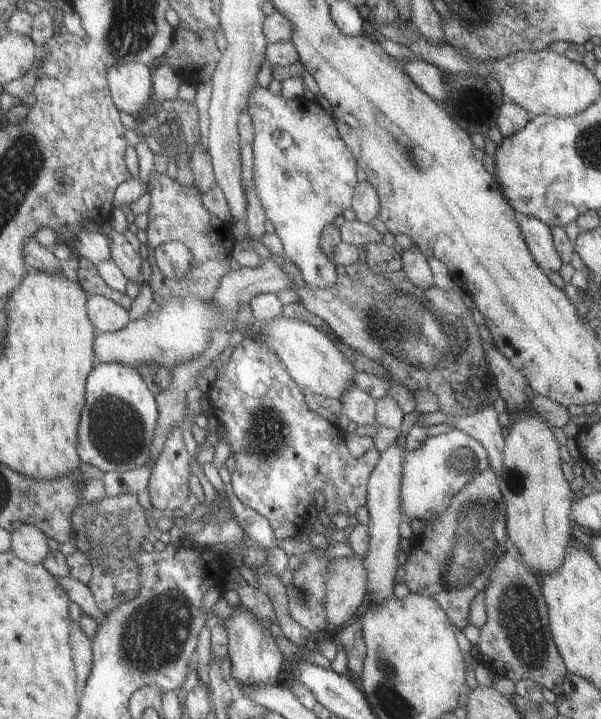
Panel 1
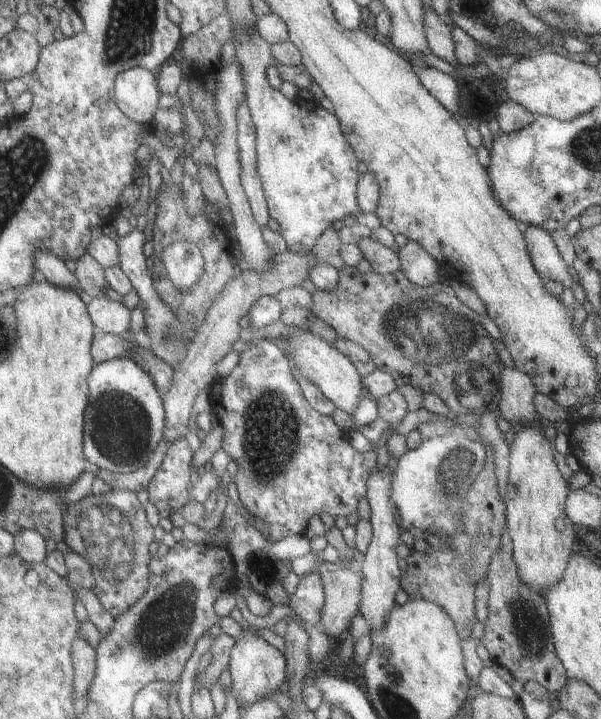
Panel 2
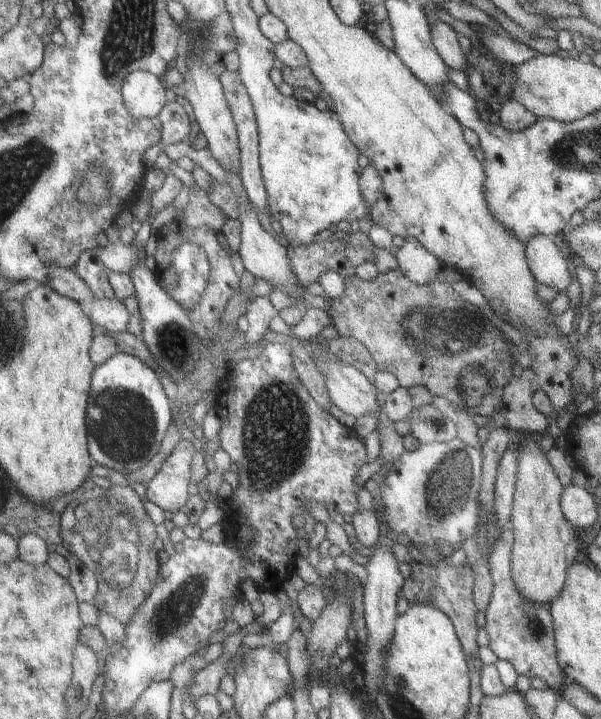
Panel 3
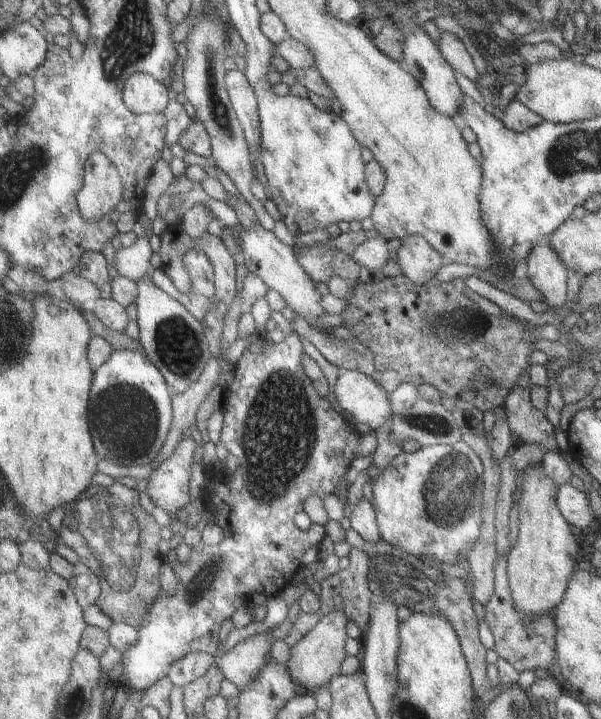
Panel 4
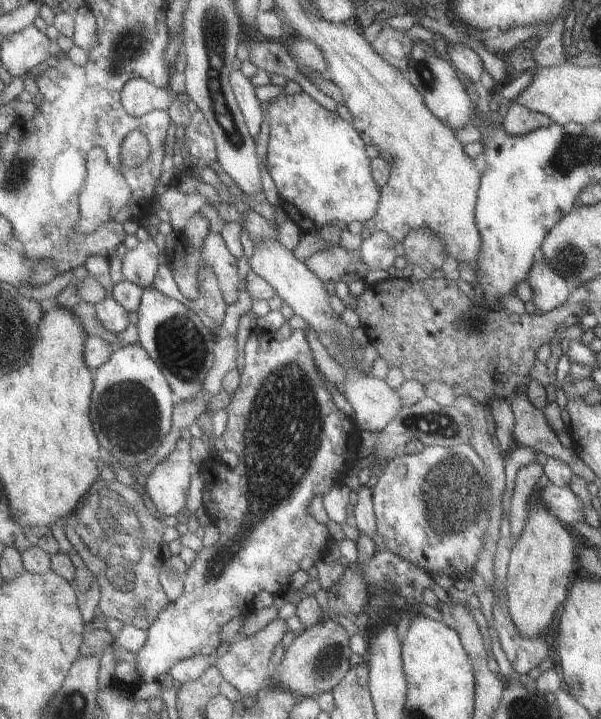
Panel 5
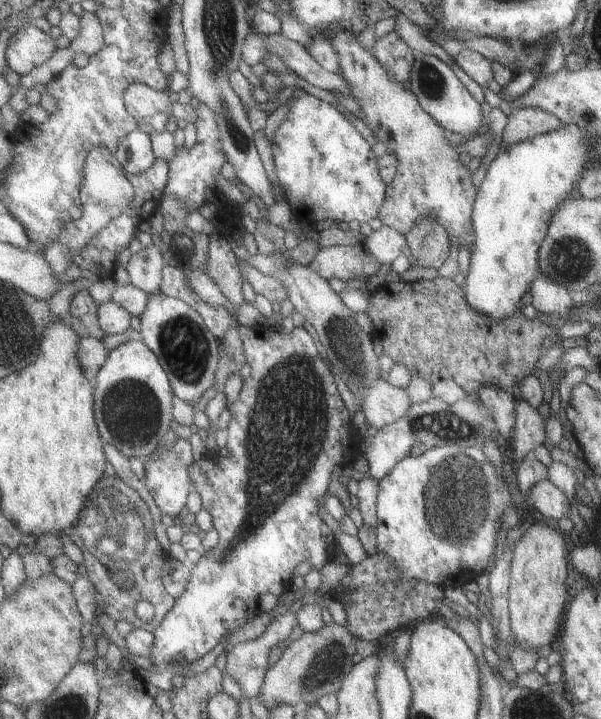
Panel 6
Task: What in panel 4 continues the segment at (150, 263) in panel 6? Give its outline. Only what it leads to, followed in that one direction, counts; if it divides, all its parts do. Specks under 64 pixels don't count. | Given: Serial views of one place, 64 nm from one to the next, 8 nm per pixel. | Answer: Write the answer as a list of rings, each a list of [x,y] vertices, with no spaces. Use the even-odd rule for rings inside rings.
[[[149,236],[139,237],[131,246],[117,250],[113,266],[117,268],[119,275],[137,282],[154,272],[155,269],[150,264],[151,258],[153,250],[149,246]]]

